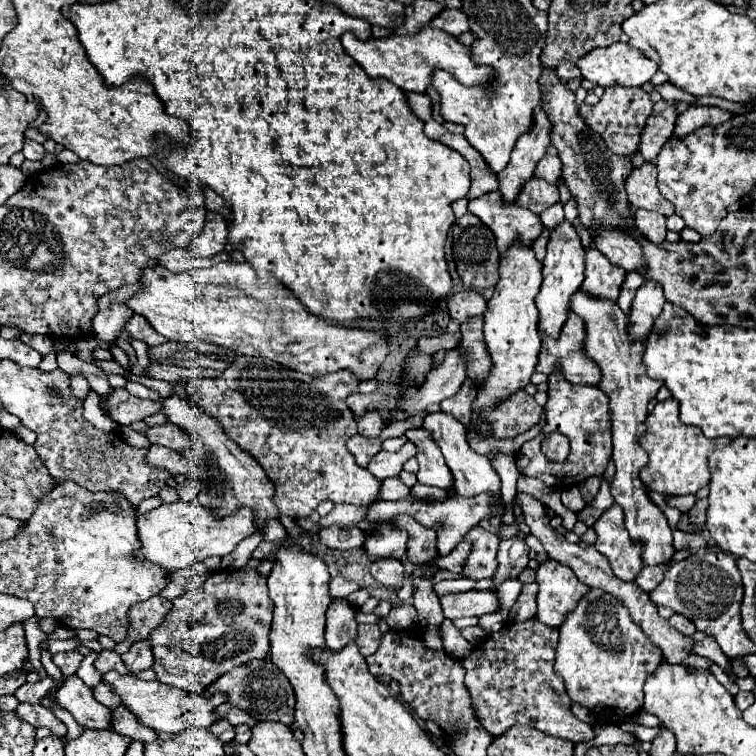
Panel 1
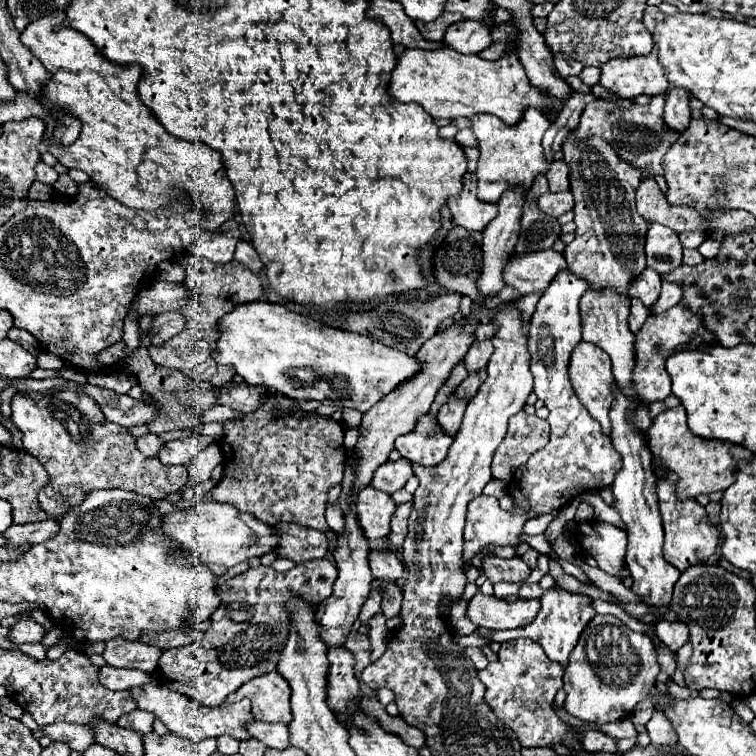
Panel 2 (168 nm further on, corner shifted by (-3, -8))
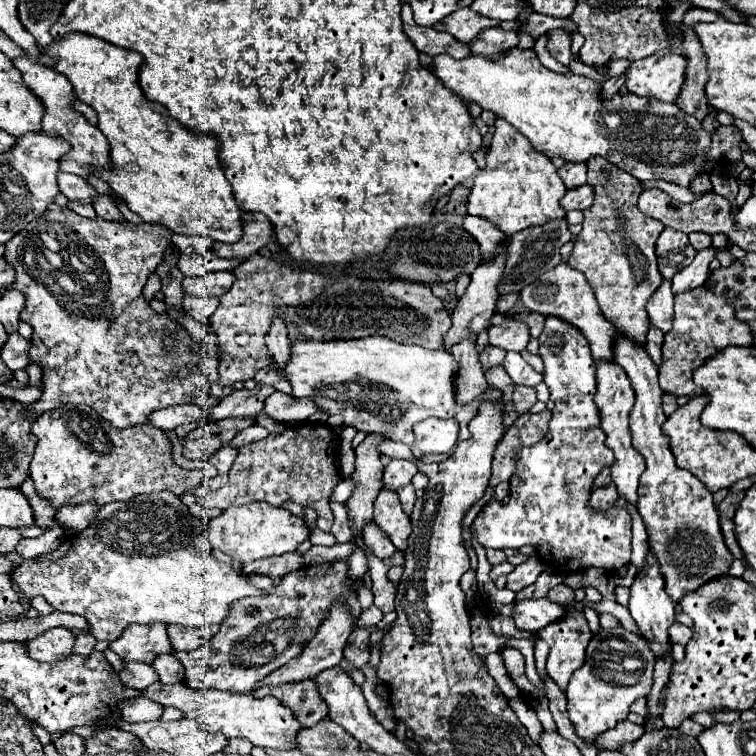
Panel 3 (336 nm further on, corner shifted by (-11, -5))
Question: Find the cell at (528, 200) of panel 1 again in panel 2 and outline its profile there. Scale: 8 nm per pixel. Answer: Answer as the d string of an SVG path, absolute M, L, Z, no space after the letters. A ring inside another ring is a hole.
M548 191L538 199L538 207L550 217L560 217L574 207L574 197L570 191L564 191L564 193L550 193Z

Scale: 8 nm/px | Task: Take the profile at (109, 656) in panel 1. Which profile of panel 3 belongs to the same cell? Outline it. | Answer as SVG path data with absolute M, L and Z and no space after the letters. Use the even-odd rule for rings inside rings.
M126 662L118 676L124 686L136 690L146 690L150 684L158 682L158 674L154 672L154 668L144 662Z

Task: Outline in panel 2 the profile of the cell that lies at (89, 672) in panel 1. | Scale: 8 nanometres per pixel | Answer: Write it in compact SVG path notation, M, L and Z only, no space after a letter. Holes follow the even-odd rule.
M114 637L106 643L104 659L112 667L126 667L126 669L140 669L152 673L158 665L158 657L162 649L146 645L142 641L124 641L124 637Z

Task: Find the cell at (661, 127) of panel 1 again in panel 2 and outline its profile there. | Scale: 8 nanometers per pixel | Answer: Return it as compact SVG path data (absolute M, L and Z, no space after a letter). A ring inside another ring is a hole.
M674 87L666 95L666 105L664 105L664 121L670 129L674 131L684 131L692 119L692 109L690 109L690 93L688 89Z

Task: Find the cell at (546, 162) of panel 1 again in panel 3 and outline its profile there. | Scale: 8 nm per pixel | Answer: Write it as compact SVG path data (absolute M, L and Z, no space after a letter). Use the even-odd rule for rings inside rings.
M566 162L558 170L566 188L576 188L586 182L586 164L584 162Z

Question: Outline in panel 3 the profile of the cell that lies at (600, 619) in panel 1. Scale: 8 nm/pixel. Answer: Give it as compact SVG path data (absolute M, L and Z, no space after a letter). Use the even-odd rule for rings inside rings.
M622 626L616 628L614 634L606 634L604 630L600 630L588 644L586 648L586 662L582 668L578 668L572 678L570 684L566 688L566 696L568 696L568 716L576 728L576 734L584 740L594 742L596 734L614 728L620 720L624 720L630 714L630 704L640 698L640 696L648 696L652 690L652 674L654 674L654 662L656 656L650 650L650 644L644 642L644 638L640 638L634 632L626 632Z

